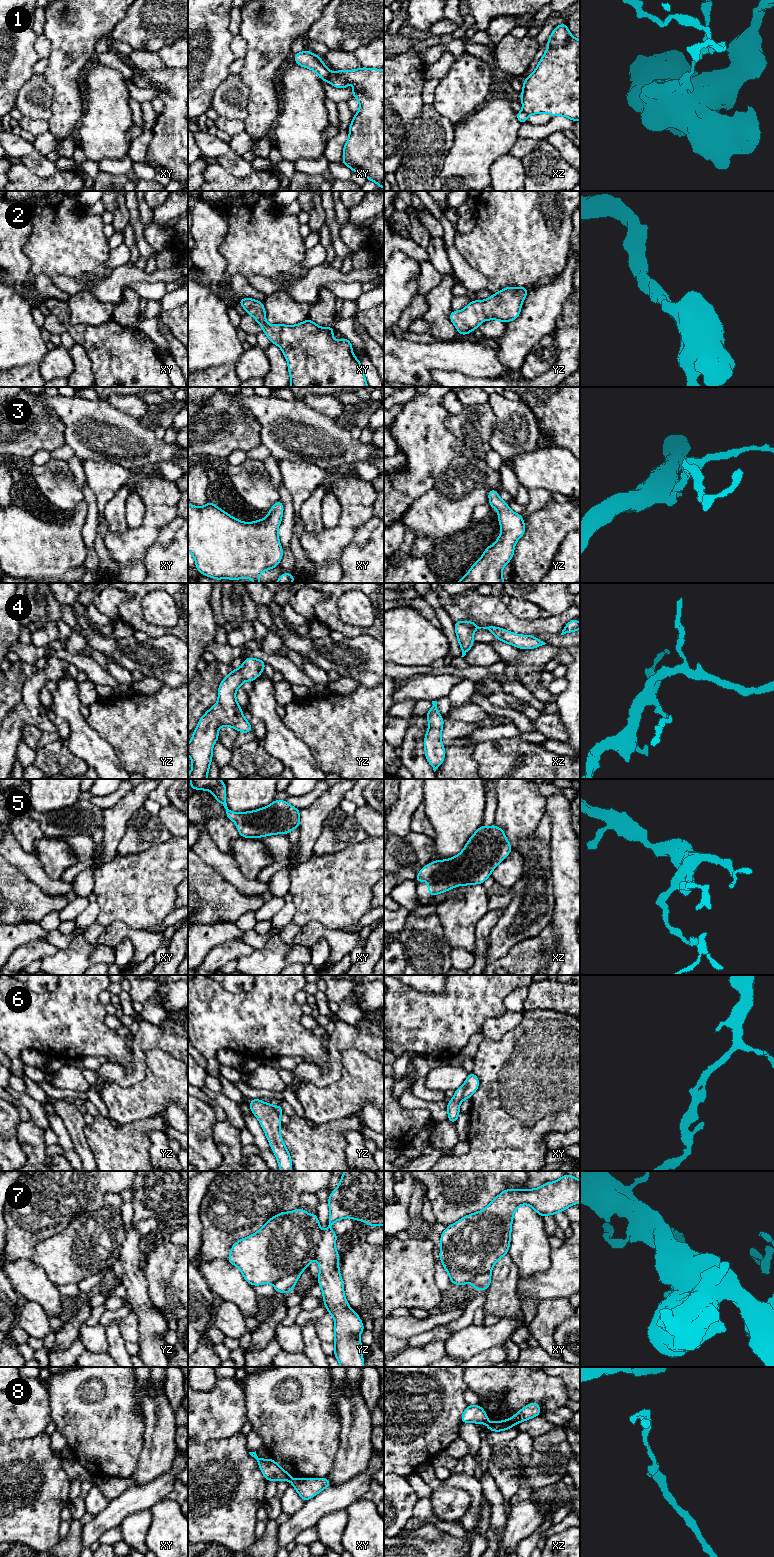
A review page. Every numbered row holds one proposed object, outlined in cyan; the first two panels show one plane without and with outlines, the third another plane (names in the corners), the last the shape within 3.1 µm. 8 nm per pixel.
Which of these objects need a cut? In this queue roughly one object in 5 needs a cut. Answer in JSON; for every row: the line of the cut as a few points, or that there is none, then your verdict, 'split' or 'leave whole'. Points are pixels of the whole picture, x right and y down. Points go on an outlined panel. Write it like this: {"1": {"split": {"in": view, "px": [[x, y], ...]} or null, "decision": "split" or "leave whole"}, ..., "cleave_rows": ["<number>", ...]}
{"1": {"split": {"in": "xy", "px": [[330, 72], [329, 82]]}, "decision": "split"}, "2": {"split": null, "decision": "leave whole"}, "3": {"split": null, "decision": "leave whole"}, "4": {"split": null, "decision": "leave whole"}, "5": {"split": null, "decision": "leave whole"}, "6": {"split": null, "decision": "leave whole"}, "7": {"split": {"in": "yz", "px": [[300, 1271], [282, 1276], [273, 1284]]}, "decision": "split"}, "8": {"split": {"in": "xy", "px": [[291, 1478], [289, 1481]]}, "decision": "split"}, "cleave_rows": ["1", "7", "8"]}

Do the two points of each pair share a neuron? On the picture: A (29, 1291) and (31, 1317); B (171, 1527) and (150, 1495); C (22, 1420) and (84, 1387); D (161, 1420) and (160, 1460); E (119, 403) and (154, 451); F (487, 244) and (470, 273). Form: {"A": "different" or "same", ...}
{"A": "different", "B": "different", "C": "different", "D": "same", "E": "different", "F": "different"}

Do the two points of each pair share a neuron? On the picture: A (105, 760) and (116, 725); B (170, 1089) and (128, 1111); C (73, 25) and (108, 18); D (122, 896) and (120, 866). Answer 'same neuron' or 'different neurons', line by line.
A: different neurons
B: same neuron
C: same neuron
D: same neuron

